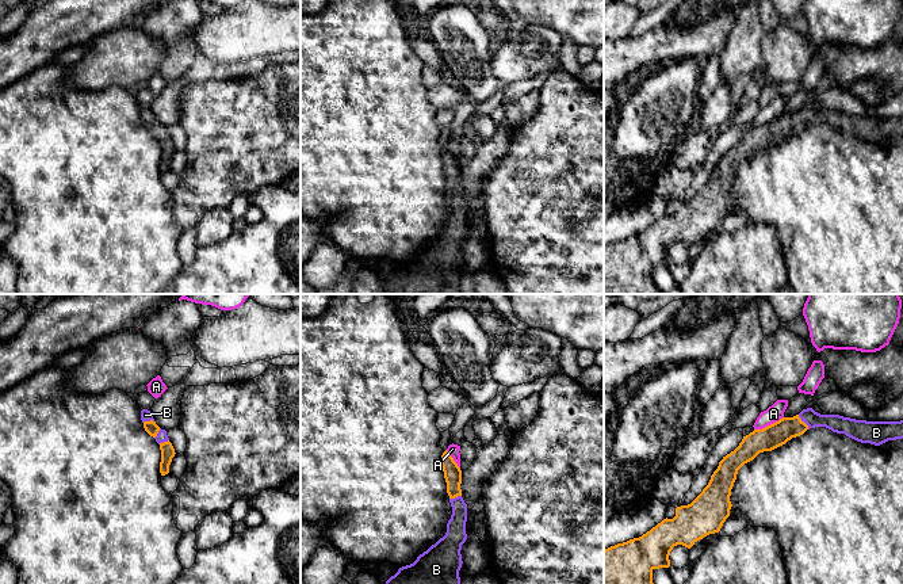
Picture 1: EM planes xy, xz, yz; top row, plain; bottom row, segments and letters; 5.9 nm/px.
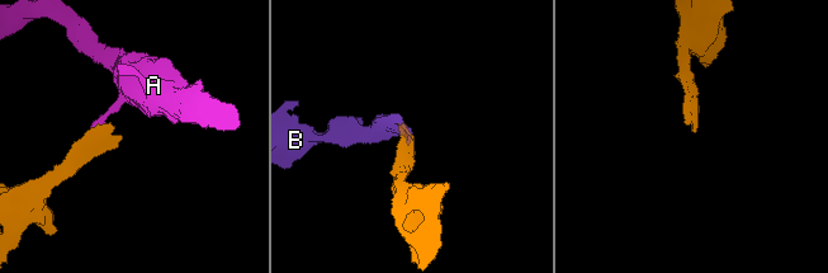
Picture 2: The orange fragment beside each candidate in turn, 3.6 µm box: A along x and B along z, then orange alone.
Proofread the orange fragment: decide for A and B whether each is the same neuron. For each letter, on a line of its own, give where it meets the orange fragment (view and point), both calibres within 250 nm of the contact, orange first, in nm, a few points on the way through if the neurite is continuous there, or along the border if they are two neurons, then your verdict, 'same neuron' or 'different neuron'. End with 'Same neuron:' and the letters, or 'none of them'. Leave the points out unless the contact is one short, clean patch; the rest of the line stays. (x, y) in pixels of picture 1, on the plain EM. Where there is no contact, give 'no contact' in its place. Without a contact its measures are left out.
A: contact yz (768, 122); calibres 140 and 100 nm; border yz (783, 113), (754, 126); different neuron
B: contact yz (803, 118); calibres 140 and 110 nm; way yz (777, 130), (803, 118), (829, 117), (840, 121); same neuron
Same neuron: B

